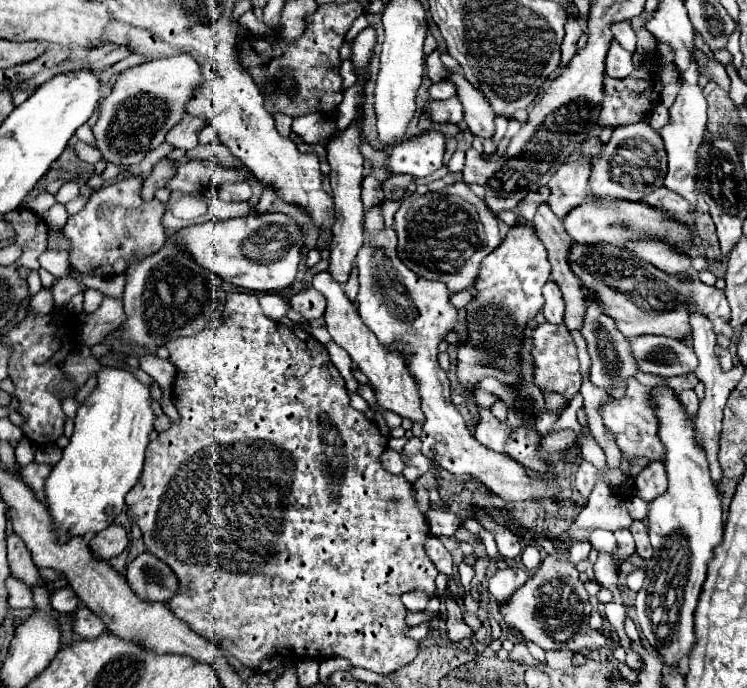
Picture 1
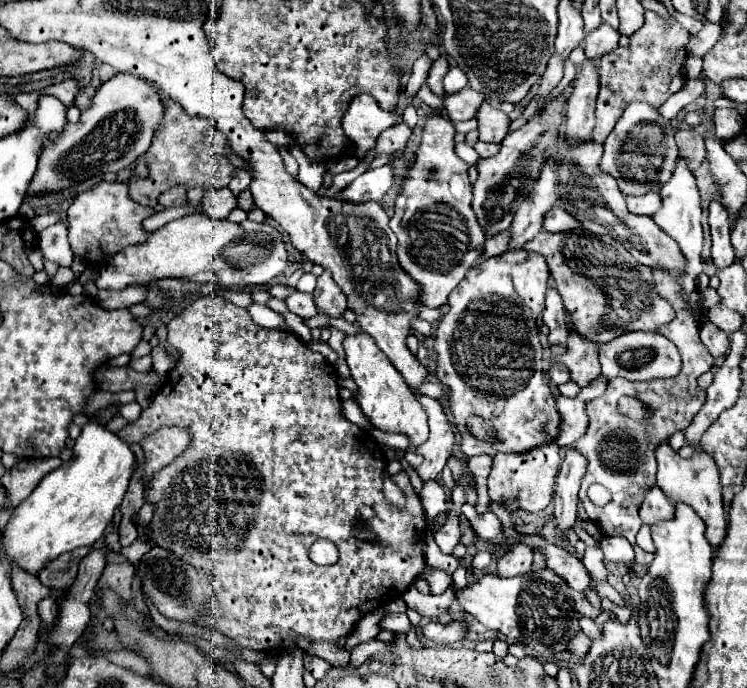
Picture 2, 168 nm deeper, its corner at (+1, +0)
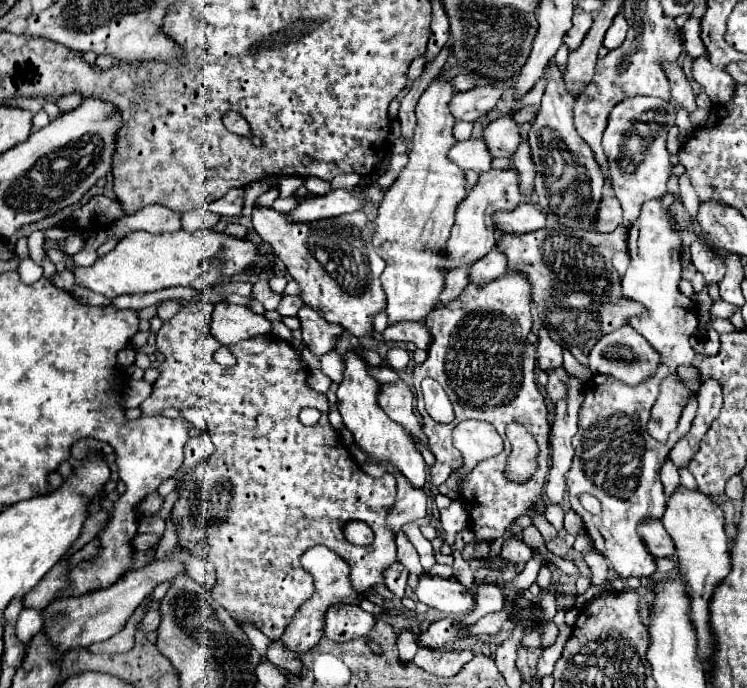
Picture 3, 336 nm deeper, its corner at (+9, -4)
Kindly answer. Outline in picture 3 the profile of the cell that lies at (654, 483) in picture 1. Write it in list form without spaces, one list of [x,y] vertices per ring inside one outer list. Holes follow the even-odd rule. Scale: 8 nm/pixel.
[[[647,520],[641,524],[641,536],[645,540],[645,546],[653,556],[657,558],[673,558],[675,556],[675,544],[671,536],[665,532],[663,524],[657,520]]]

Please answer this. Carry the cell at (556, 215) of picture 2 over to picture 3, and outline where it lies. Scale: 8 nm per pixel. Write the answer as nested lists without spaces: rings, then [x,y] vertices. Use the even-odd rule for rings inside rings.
[[[523,202],[509,212],[495,212],[493,222],[495,222],[495,228],[501,232],[525,234],[525,232],[533,232],[537,228],[543,228],[545,214],[541,210],[537,210],[535,204]]]

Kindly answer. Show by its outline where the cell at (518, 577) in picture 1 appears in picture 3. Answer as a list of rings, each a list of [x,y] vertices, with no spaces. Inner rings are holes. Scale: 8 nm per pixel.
[[[509,538],[503,544],[503,552],[501,552],[505,562],[513,562],[513,564],[525,564],[531,556],[533,550],[529,548],[529,544],[525,544],[521,538]]]

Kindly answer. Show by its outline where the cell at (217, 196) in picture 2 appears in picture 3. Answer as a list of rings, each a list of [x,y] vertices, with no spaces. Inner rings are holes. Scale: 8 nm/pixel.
[[[197,208],[189,210],[181,216],[181,228],[187,232],[197,232],[197,230],[209,230],[219,222],[219,216],[209,212],[207,208]]]

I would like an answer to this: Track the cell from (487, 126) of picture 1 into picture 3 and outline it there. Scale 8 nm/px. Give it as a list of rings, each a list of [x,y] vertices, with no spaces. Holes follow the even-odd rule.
[[[497,118],[493,120],[485,132],[483,132],[489,152],[497,158],[511,158],[517,152],[517,146],[521,144],[521,134],[519,126],[515,124],[513,118]]]

